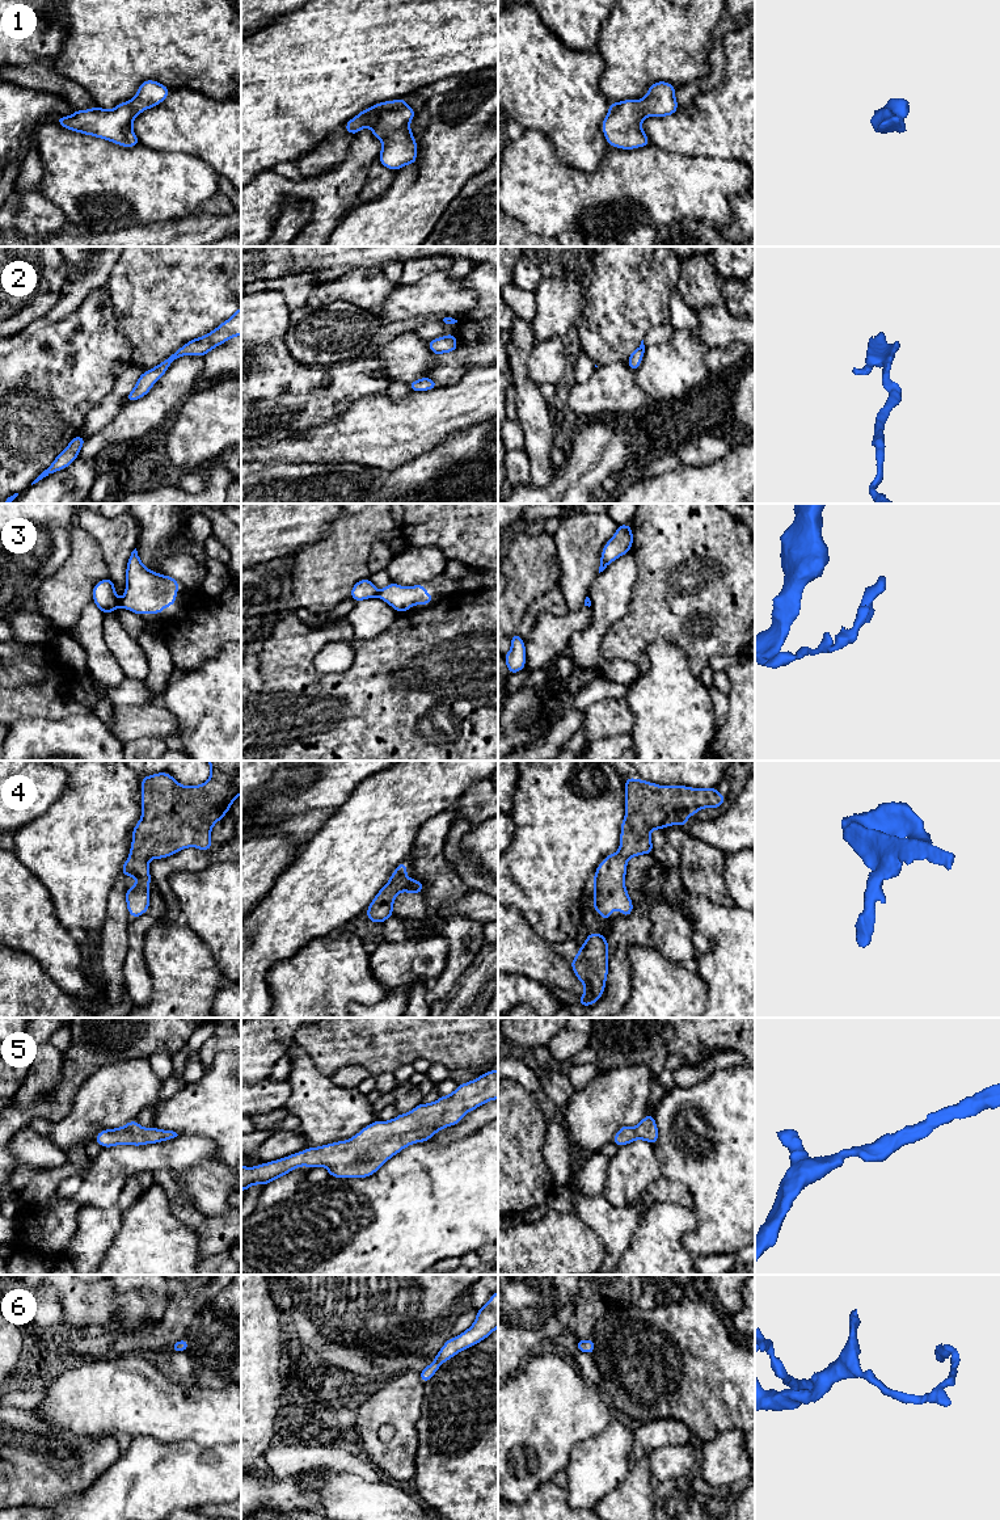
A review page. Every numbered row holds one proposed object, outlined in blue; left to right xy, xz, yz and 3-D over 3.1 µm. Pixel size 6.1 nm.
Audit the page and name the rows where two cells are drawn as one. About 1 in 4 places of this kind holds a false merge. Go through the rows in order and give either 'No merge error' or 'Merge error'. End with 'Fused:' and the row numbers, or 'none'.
1: No merge error
2: No merge error
3: Merge error
4: No merge error
5: No merge error
6: No merge error
Fused: 3

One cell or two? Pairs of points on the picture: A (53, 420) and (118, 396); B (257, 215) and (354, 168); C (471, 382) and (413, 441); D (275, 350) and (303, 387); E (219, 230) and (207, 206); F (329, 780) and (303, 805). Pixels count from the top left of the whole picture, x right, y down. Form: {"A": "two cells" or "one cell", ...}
{"A": "two cells", "B": "one cell", "C": "one cell", "D": "one cell", "E": "two cells", "F": "one cell"}

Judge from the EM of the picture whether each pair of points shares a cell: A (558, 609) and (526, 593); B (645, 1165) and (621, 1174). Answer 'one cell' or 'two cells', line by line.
A: two cells
B: one cell

